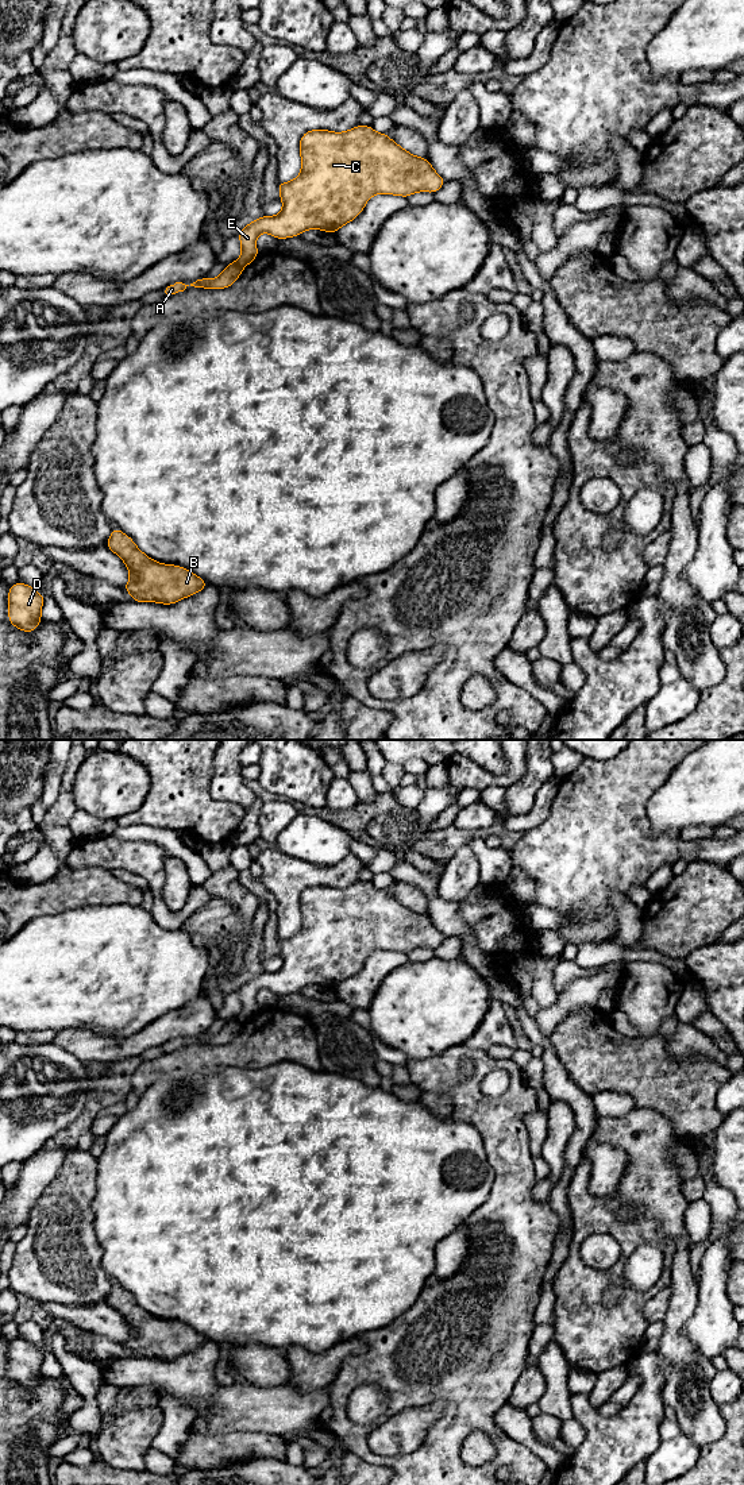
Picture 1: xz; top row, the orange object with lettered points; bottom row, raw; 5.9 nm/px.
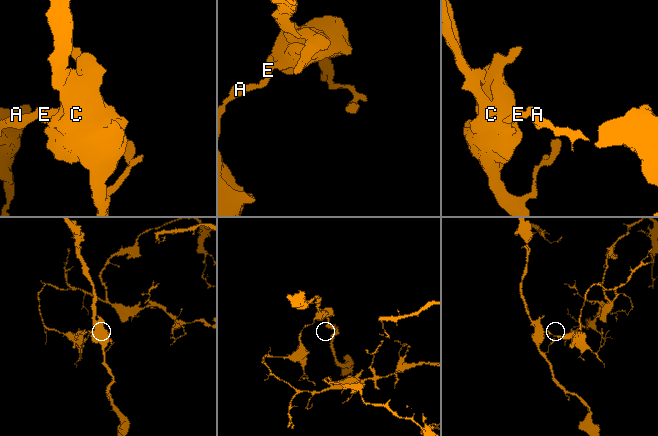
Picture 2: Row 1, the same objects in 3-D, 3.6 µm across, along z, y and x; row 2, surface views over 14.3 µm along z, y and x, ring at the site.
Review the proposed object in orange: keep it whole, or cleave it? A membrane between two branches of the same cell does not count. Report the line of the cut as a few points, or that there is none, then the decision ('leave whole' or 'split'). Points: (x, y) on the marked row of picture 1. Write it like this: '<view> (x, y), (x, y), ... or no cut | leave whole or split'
xz (236, 261), (243, 266) | split

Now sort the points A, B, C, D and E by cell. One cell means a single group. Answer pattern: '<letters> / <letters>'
A B D / C E

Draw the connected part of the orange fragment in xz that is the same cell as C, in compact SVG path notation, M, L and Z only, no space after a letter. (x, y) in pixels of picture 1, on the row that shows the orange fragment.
M371 126L346 131L309 130L301 139L301 173L290 182L278 181L278 193L284 204L277 216L261 216L238 234L242 246L240 266L250 265L258 255L255 240L262 232L275 239L294 238L307 230L321 230L335 234L352 221L365 209L373 194L396 194L409 197L417 192L436 193L446 184L429 161L405 151L388 134L378 134Z

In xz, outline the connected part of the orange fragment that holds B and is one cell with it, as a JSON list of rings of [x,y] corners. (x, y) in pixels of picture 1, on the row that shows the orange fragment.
[[[115,526],[105,547],[120,556],[130,570],[130,580],[122,589],[132,595],[132,602],[173,605],[208,586],[207,580],[185,567],[150,559],[130,536]]]

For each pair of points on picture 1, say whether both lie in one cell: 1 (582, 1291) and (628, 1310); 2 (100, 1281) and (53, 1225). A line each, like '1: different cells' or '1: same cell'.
1: same cell
2: same cell

